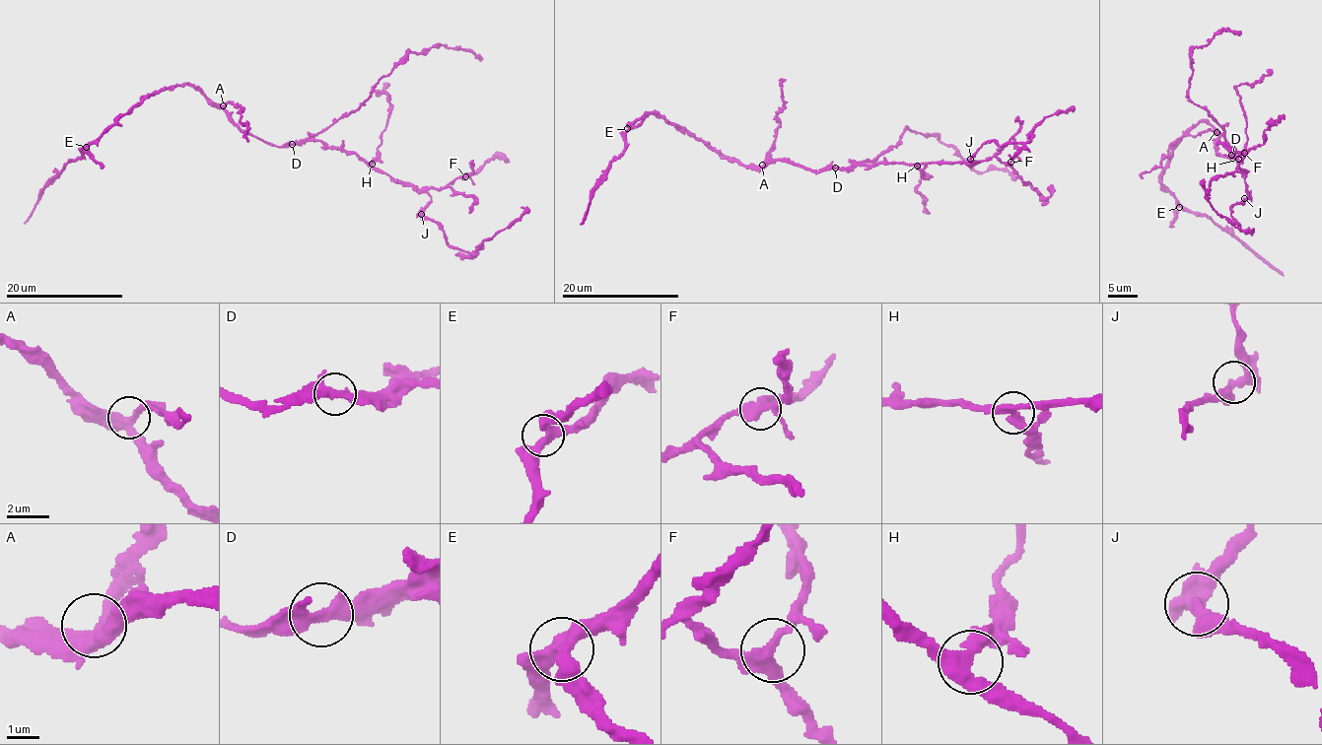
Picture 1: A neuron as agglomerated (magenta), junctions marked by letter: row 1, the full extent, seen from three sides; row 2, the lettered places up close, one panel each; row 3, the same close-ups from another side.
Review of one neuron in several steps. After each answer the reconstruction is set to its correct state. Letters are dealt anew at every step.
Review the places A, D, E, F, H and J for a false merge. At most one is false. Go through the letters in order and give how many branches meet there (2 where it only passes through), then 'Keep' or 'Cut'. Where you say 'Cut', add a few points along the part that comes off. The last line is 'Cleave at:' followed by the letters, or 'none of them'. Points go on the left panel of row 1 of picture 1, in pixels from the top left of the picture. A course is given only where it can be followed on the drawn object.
A: Branches: 3. Keep
D: Branches: 3. Keep
E: Branches: 3. Keep
F: Branches: 3. Keep
H: Branches: 3. Keep
J: Branches: 3. Keep
Cleave at: none of them

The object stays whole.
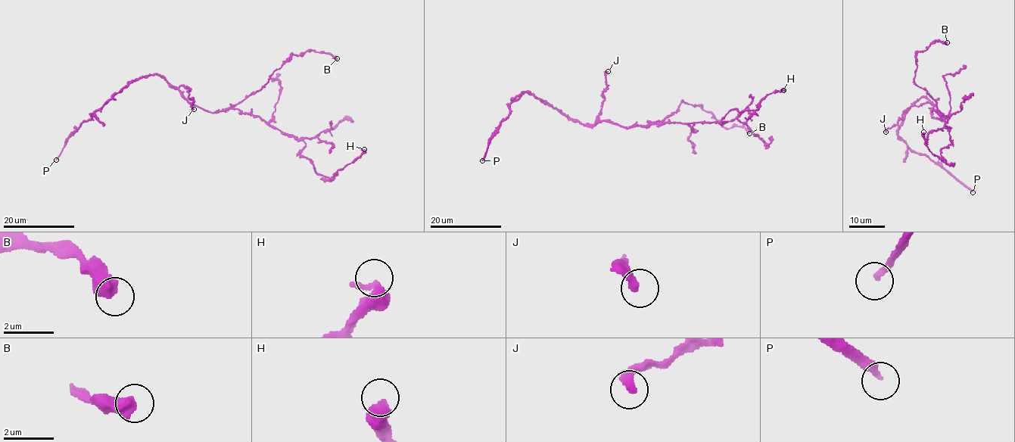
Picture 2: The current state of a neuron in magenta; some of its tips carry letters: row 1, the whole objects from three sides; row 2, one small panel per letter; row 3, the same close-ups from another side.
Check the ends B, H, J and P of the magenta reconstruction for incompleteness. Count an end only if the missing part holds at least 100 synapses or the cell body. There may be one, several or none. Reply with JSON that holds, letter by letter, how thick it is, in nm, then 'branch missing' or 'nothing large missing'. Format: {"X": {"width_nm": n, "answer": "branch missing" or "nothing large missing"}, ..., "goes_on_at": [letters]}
{"B": {"width_nm": 550, "answer": "nothing large missing"}, "H": {"width_nm": 360, "answer": "nothing large missing"}, "J": {"width_nm": 320, "answer": "nothing large missing"}, "P": {"width_nm": 280, "answer": "branch missing"}, "goes_on_at": ["P"]}

